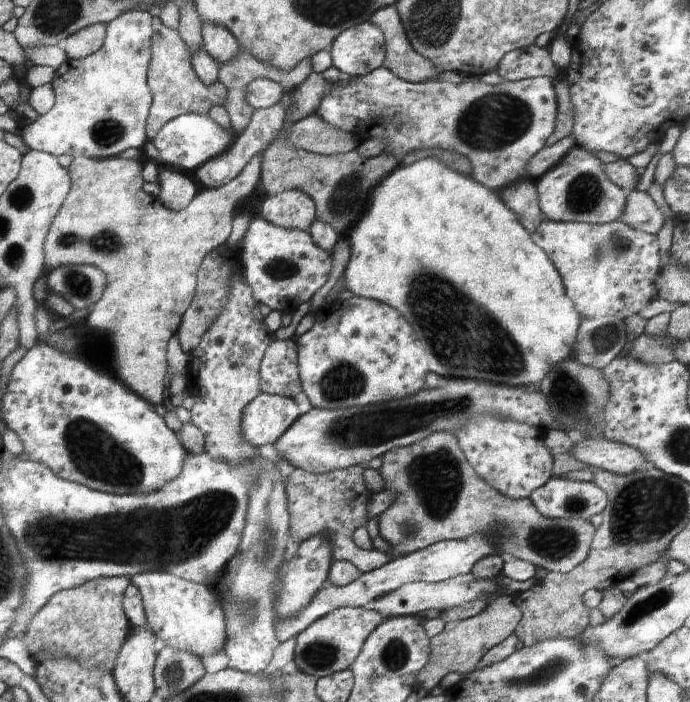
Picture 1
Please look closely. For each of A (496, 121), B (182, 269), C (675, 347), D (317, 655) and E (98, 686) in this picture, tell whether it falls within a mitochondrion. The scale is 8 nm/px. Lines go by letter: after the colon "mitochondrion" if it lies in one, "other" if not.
A: mitochondrion
B: other
C: other
D: mitochondrion
E: mitochondrion

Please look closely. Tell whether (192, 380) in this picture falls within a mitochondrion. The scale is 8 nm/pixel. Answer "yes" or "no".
no

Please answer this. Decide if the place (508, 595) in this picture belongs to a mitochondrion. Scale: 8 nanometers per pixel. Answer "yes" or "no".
no

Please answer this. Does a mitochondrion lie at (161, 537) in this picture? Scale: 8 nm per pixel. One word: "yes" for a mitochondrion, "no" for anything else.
yes

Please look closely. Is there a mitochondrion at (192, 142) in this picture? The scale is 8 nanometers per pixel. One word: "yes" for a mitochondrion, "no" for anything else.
no

